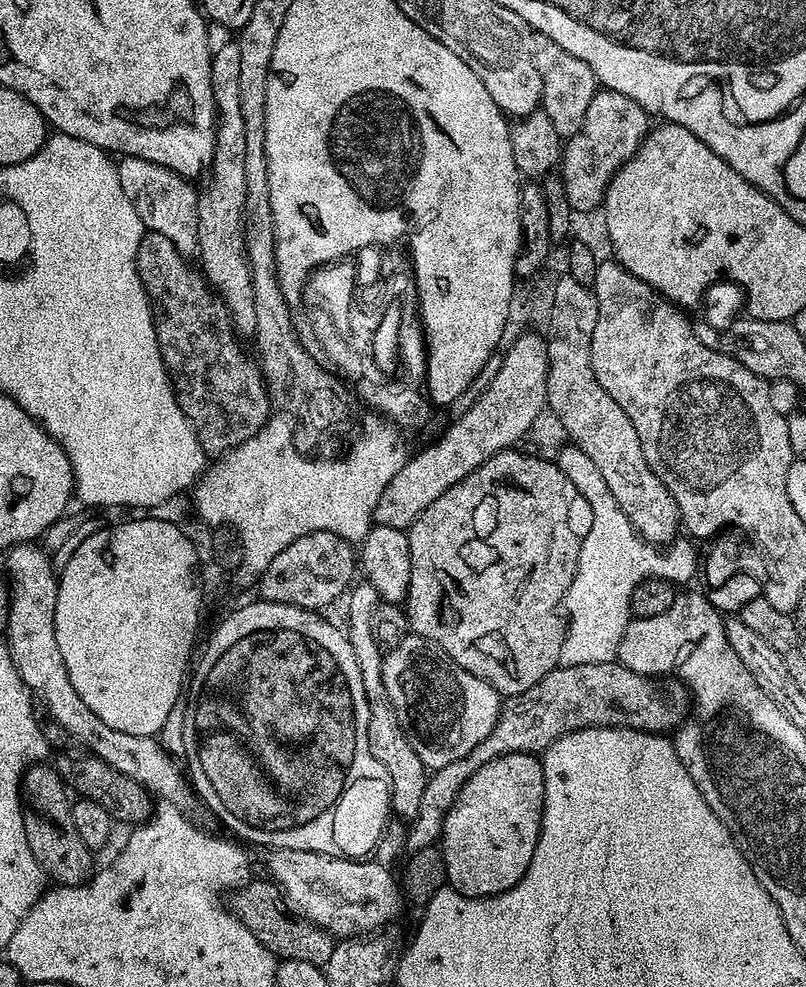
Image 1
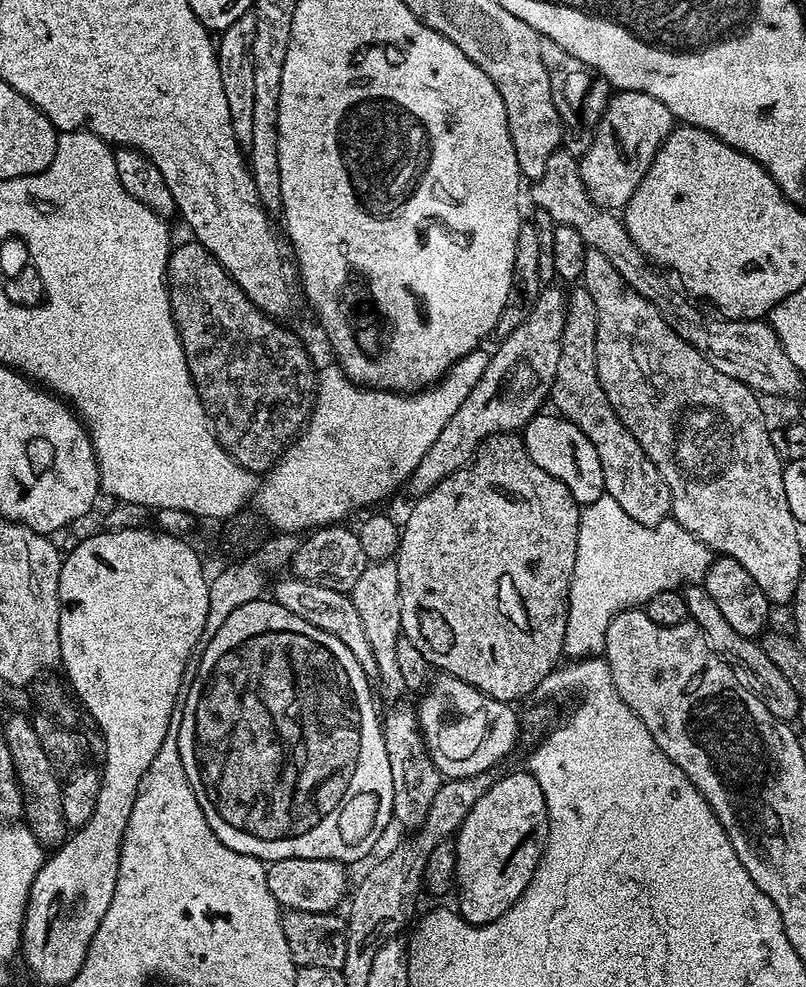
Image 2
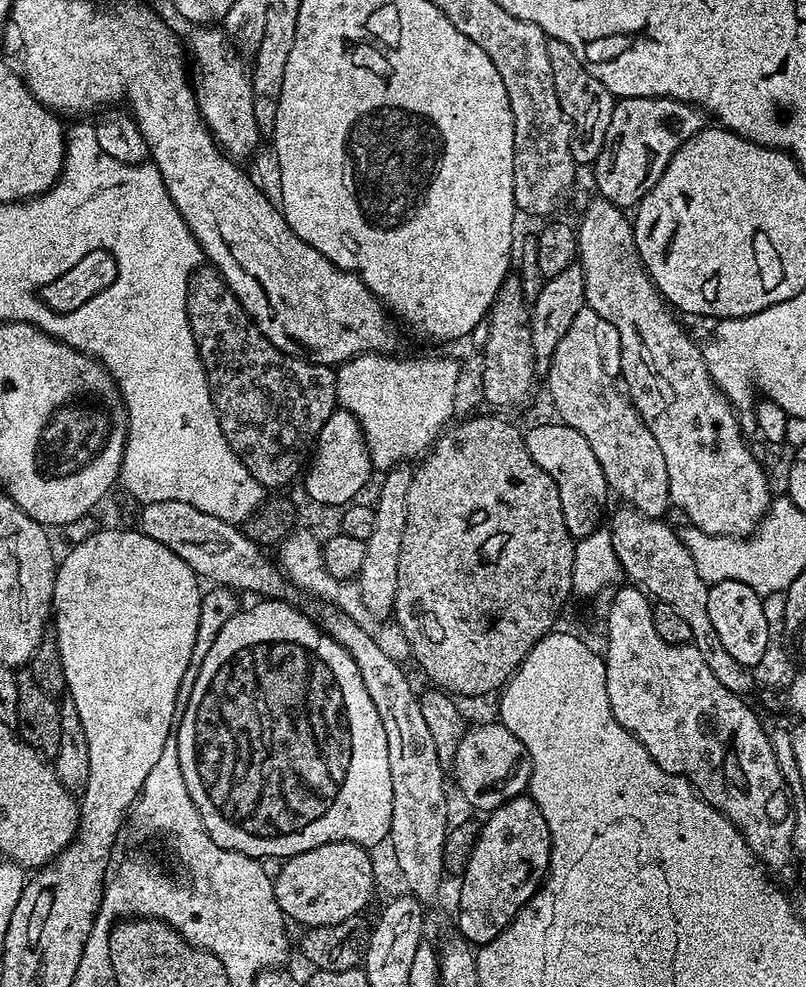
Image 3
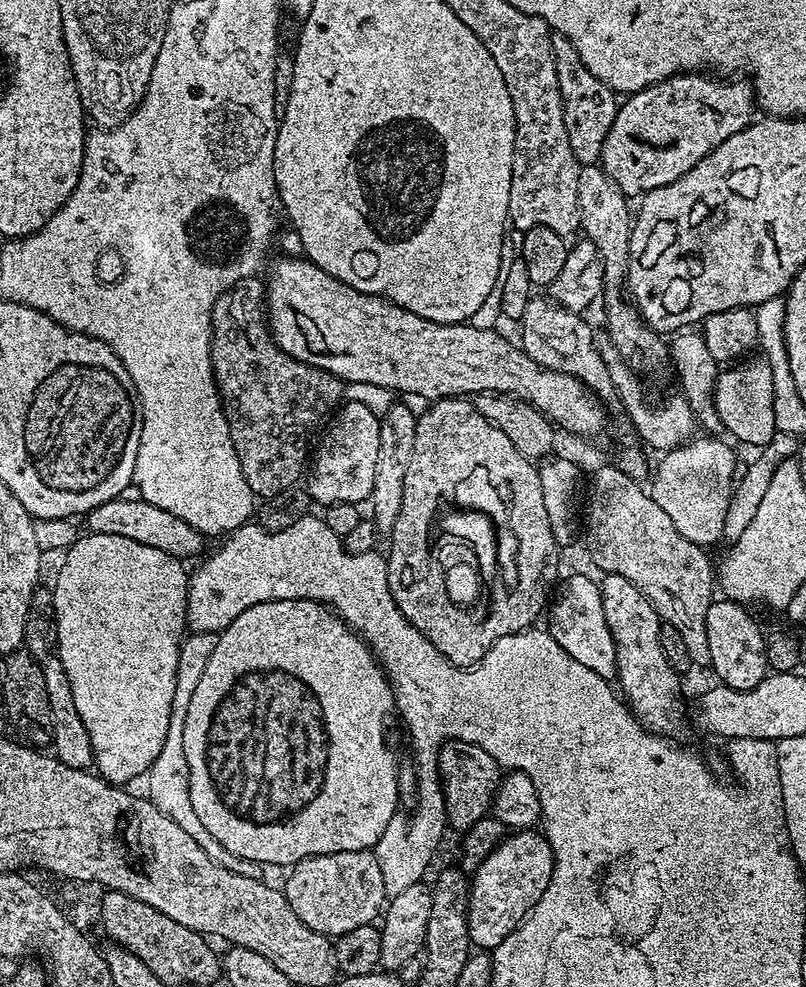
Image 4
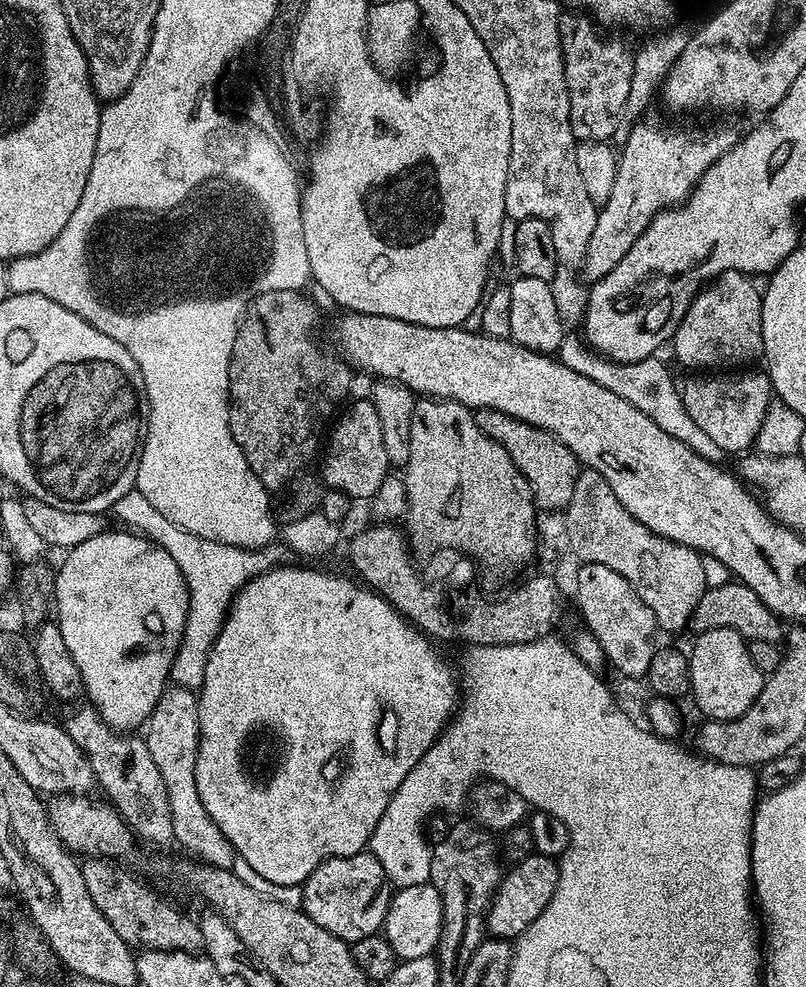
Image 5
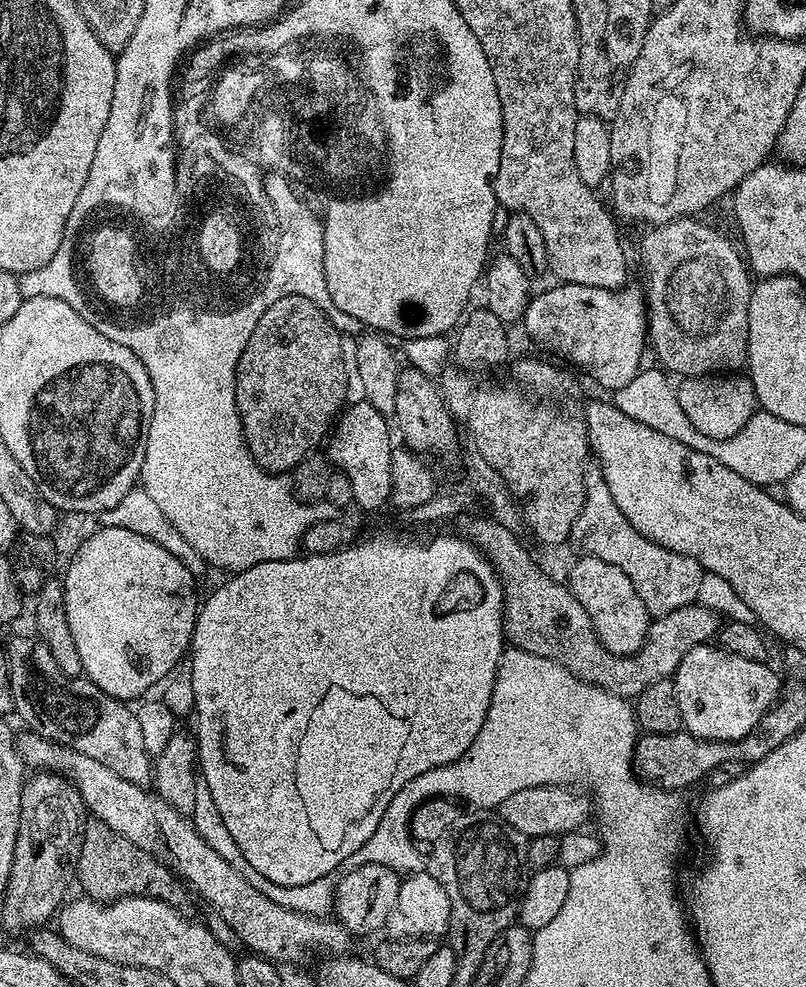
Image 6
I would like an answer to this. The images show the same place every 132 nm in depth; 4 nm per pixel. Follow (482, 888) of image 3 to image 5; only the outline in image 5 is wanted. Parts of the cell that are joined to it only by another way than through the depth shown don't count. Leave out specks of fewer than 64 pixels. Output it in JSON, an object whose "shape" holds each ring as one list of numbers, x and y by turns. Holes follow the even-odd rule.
{"shape":[[533,854,525,860,515,861,509,868,512,869,503,873,500,885,496,887,492,905,488,908,486,928,493,937,512,942,524,933,526,926,530,926,534,918,538,918,538,914,542,914,542,910,546,910,550,898,554,898,554,886,558,886,560,865,551,856]]}

